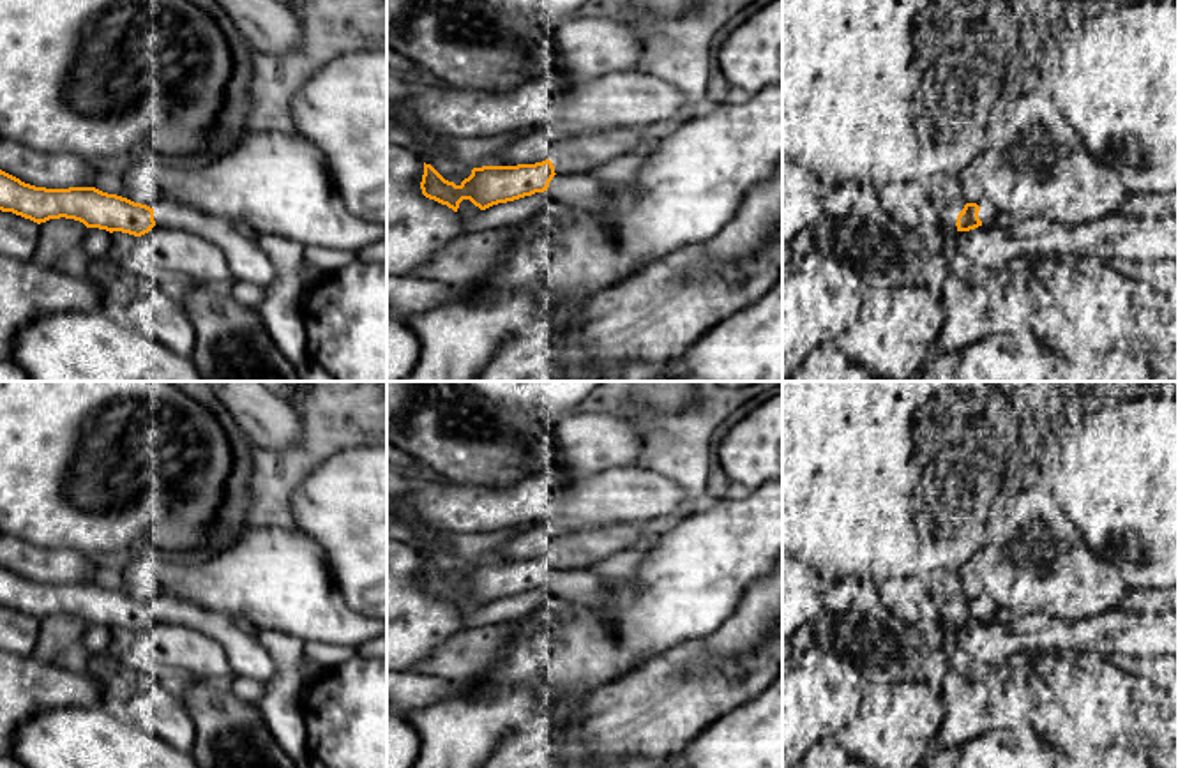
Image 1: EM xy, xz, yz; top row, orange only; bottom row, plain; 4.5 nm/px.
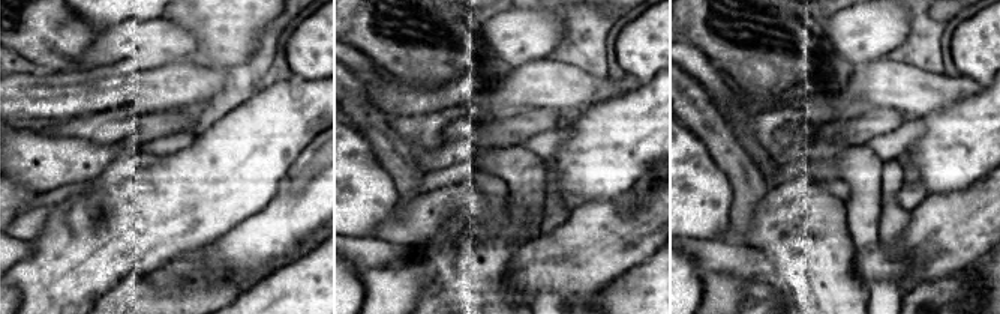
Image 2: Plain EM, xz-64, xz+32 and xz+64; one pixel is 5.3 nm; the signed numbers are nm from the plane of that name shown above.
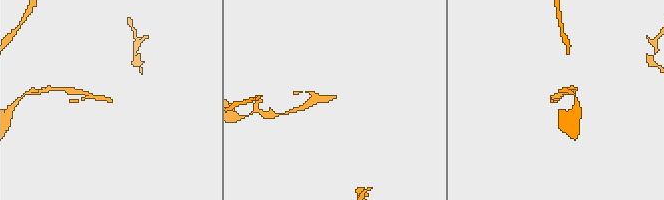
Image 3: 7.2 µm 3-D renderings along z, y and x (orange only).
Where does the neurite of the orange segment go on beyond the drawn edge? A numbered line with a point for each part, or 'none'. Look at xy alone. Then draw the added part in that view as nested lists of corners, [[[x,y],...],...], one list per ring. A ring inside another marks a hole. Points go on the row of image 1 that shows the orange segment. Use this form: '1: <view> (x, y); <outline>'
1: xy (248, 262); [[[162,200],[154,208],[157,226],[182,228],[217,245],[228,260],[233,281],[268,286],[276,277],[276,267],[260,244],[240,235],[230,219],[203,214],[189,205]]]

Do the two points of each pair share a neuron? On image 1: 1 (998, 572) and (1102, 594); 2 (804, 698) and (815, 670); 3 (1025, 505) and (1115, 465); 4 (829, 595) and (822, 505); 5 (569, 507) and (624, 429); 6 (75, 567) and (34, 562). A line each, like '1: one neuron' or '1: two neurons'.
1: one neuron
2: one neuron
3: two neurons
4: two neurons
5: two neurons
6: one neuron

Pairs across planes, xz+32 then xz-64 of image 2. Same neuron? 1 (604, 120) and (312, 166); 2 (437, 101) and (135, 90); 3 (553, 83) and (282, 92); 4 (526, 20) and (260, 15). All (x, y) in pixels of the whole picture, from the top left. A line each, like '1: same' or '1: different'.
1: different
2: same
3: different
4: different

